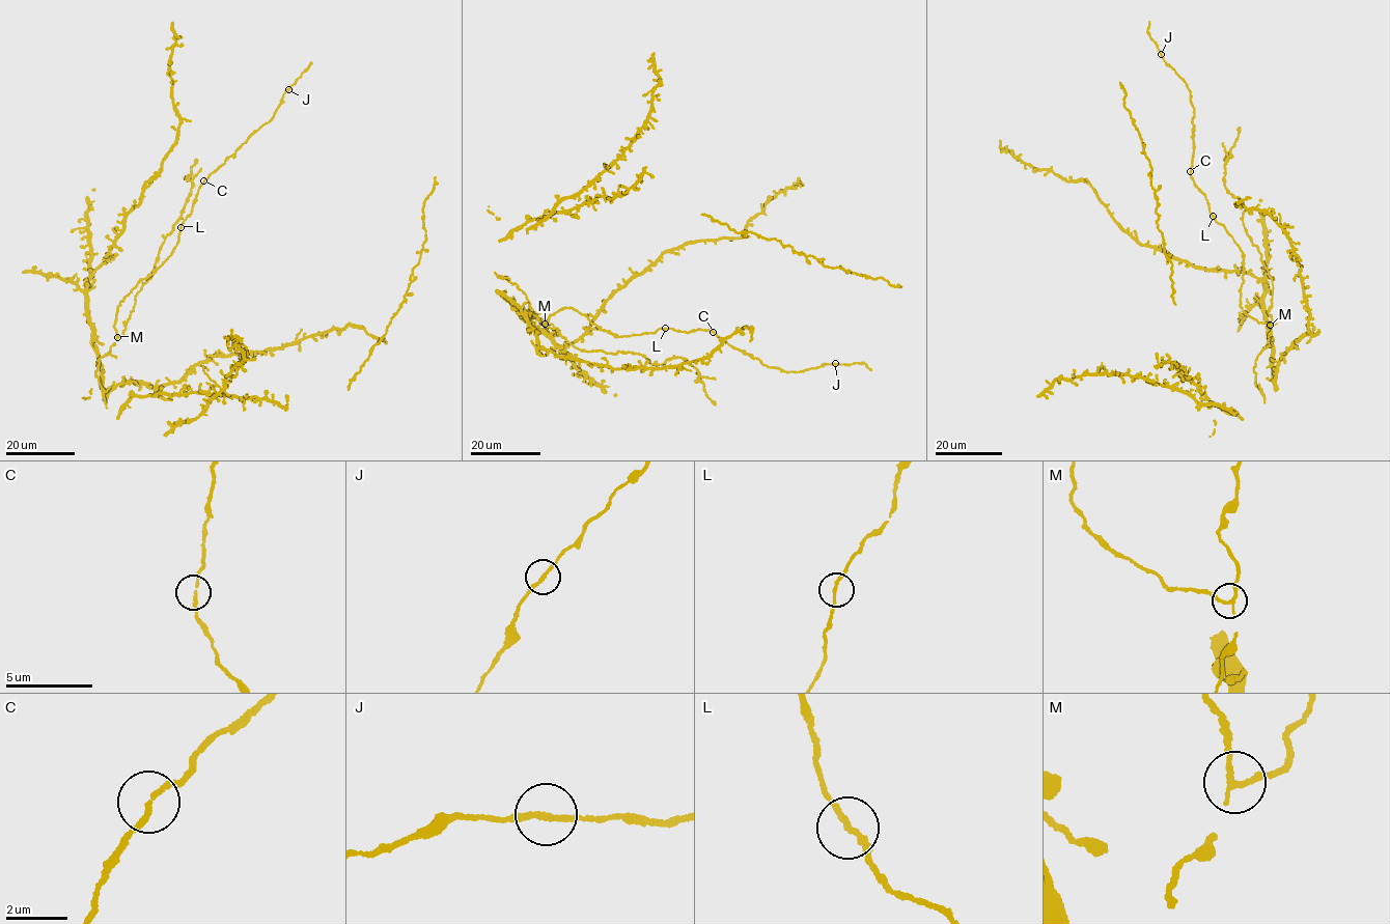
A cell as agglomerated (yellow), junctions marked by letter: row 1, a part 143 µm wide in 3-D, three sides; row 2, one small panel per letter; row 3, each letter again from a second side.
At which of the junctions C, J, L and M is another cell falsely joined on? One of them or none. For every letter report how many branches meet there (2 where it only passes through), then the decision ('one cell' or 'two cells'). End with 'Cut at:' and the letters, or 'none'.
C: branches 2; one cell
J: branches 2; one cell
L: branches 2; one cell
M: branches 2; one cell
Cut at: none

